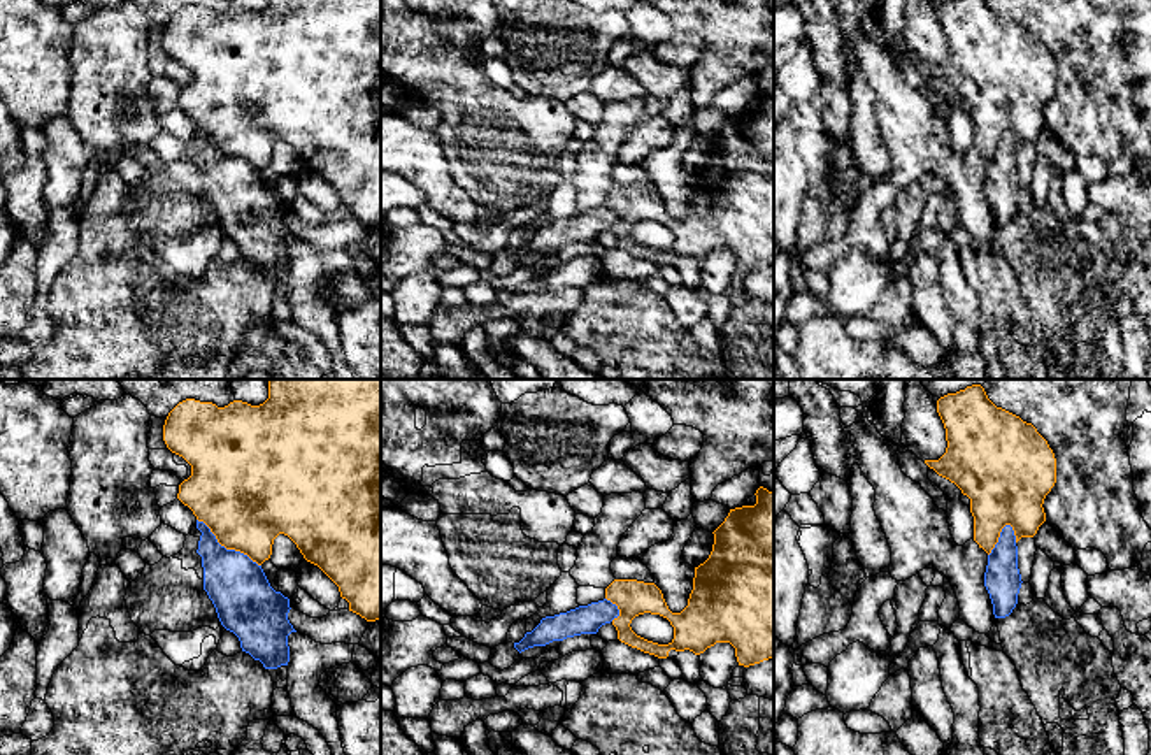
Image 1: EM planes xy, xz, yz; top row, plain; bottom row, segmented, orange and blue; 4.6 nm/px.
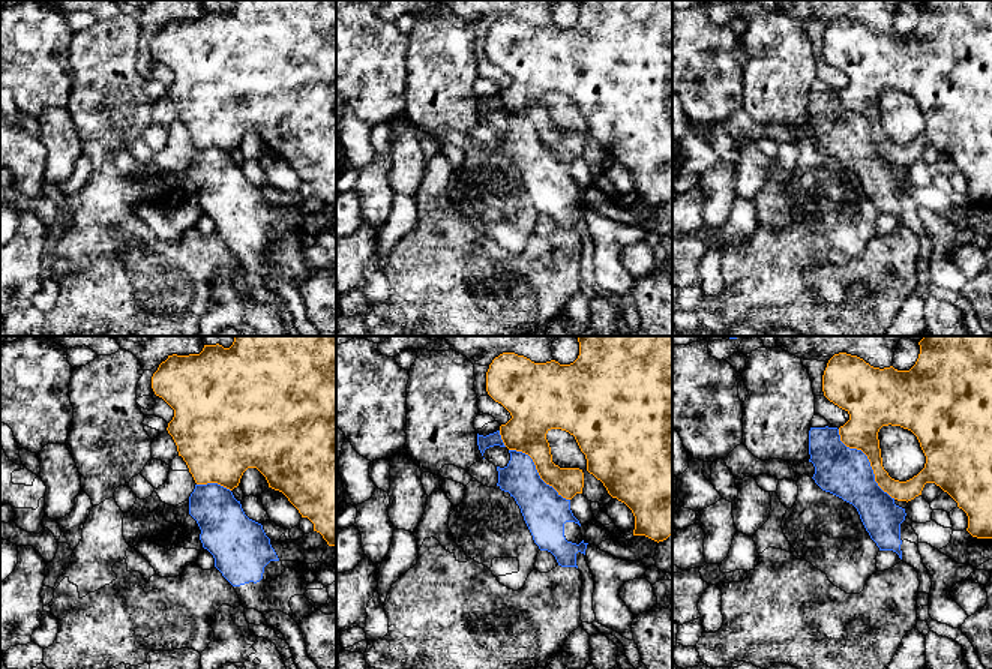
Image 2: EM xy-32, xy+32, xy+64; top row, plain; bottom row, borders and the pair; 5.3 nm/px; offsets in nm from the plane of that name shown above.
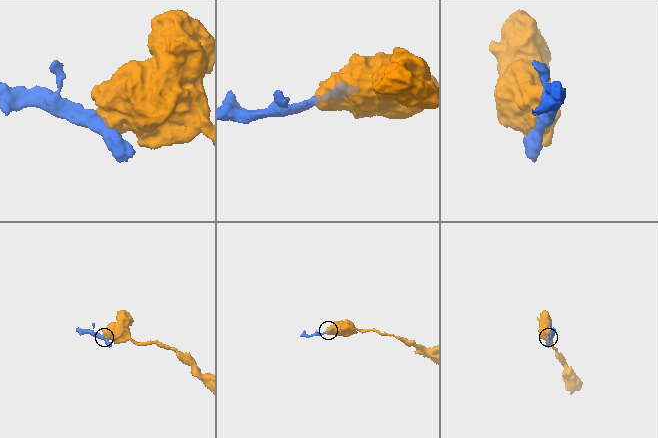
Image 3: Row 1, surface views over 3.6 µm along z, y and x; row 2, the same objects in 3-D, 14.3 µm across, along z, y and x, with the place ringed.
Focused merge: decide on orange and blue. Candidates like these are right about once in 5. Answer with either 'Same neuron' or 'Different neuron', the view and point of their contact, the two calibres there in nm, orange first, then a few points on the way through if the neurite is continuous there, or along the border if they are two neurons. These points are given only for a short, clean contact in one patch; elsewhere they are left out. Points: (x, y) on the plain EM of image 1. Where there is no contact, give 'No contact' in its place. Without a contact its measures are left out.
Different neuron. Touches orange at xy (227, 155). Thickness 440 nm (orange) against 280 nm

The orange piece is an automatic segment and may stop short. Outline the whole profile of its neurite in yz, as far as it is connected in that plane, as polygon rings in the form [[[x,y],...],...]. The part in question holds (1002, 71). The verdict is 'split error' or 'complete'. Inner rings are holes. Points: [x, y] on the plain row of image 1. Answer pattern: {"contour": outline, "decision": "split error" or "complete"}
{"contour": [[[947,0],[937,7],[947,54],[939,67],[925,67],[939,83],[954,90],[970,105],[974,147],[988,162],[1000,139],[1011,132],[1016,149],[1033,144],[1046,128],[1044,105],[1056,90],[1056,65],[1032,30],[997,14],[986,0]]], "decision": "complete"}

